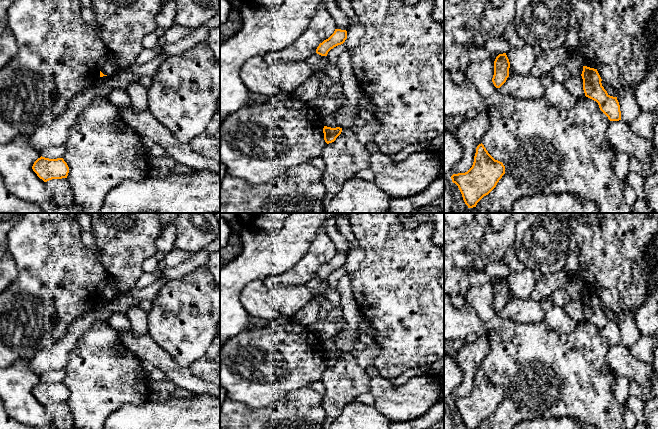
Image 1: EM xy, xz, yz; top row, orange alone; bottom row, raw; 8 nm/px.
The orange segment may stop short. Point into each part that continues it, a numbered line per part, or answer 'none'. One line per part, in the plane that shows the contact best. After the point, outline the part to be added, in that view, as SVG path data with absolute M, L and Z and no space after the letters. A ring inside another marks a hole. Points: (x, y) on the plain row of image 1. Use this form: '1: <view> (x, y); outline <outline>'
none

